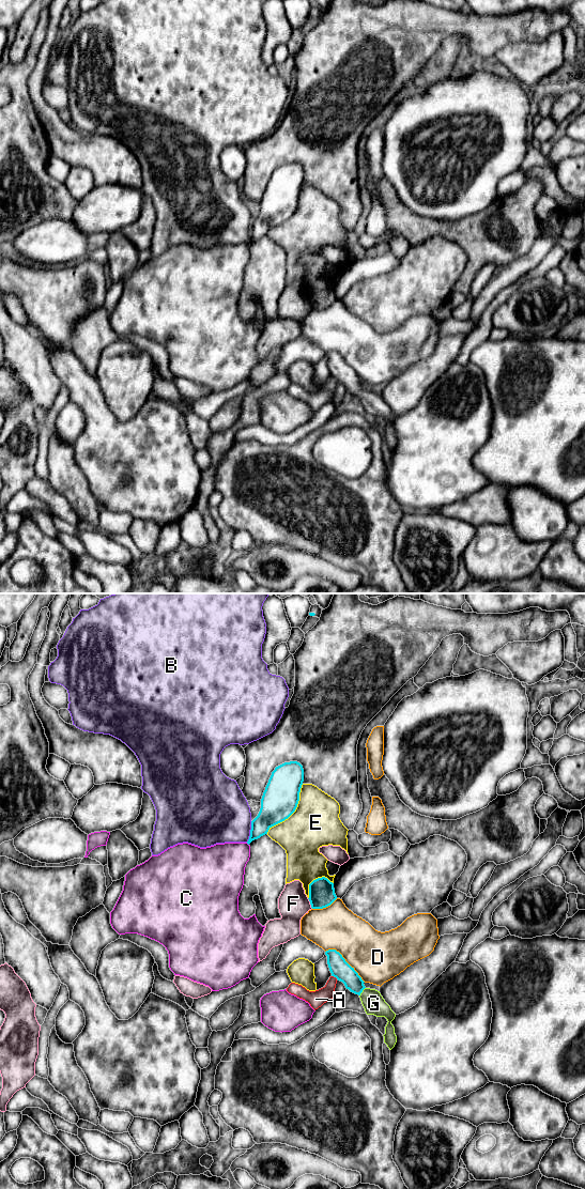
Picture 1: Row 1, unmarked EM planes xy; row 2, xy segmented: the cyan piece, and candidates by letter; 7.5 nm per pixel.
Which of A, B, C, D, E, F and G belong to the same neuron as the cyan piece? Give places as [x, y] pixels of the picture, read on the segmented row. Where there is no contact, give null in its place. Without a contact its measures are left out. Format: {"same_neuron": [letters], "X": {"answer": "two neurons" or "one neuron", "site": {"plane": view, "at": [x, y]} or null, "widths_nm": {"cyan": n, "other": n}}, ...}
{"same_neuron": ["G"], "A": {"answer": "two neurons", "site": {"plane": "xy", "at": [335, 976]}, "widths_nm": {"cyan": 150, "other": 120}}, "B": {"answer": "two neurons", "site": {"plane": "xy", "at": [250, 832]}, "widths_nm": {"cyan": 220, "other": 420}}, "C": {"answer": "two neurons", "site": null}, "D": {"answer": "two neurons", "site": {"plane": "xy", "at": [344, 960]}, "widths_nm": {"cyan": 150, "other": 380}}, "E": {"answer": "two neurons", "site": {"plane": "xy", "at": [293, 812]}, "widths_nm": {"cyan": 280, "other": 360}}, "F": {"answer": "two neurons", "site": {"plane": "xy", "at": [310, 904]}, "widths_nm": {"cyan": 190, "other": 240}}, "G": {"answer": "one neuron", "site": {"plane": "xy", "at": [362, 991]}, "widths_nm": {"cyan": 150, "other": 160}}}

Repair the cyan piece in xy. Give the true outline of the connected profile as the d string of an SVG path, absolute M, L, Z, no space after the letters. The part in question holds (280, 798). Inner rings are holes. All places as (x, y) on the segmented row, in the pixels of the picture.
M284 762L275 768L263 792L260 812L251 821L248 845L295 812L303 782L304 769L299 762Z

